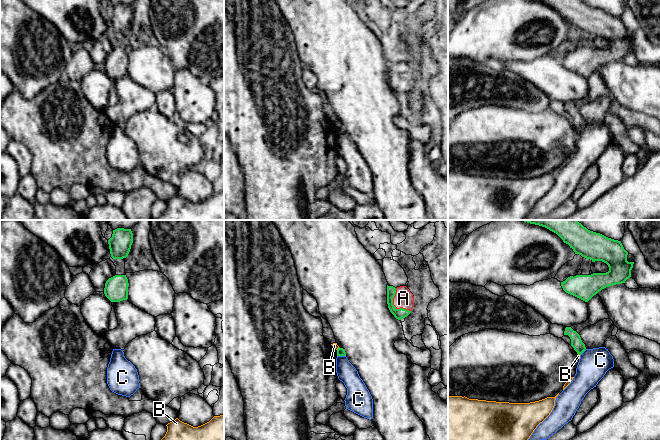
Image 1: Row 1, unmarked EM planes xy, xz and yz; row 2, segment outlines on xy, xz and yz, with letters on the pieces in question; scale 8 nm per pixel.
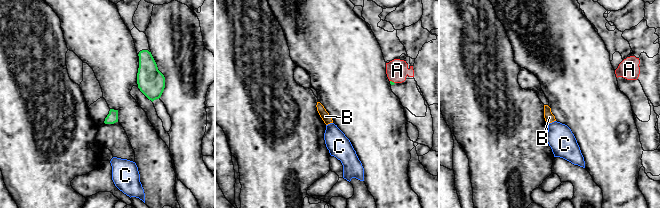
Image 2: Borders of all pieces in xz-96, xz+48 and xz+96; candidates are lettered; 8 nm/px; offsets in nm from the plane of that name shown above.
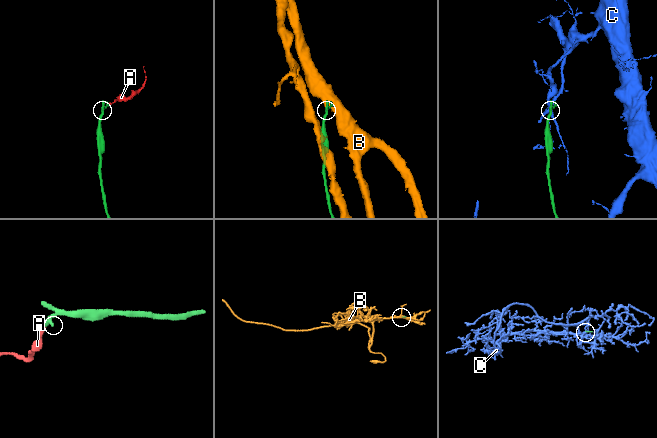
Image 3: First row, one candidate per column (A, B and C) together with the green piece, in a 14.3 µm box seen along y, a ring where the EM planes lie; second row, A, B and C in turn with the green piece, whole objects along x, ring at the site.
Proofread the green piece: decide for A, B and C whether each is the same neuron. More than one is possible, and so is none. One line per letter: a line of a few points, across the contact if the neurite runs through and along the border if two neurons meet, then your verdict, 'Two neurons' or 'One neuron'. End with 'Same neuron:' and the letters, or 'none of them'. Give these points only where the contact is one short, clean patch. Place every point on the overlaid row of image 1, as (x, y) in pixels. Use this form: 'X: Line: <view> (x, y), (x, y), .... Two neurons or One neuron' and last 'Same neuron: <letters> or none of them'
A: Line: xz (400, 313), (393, 305), (403, 298). One neuron
B: Line: xz (339, 347), (336, 349). Two neurons
C: Line: xz (337, 355), (345, 356). Two neurons
Same neuron: A

